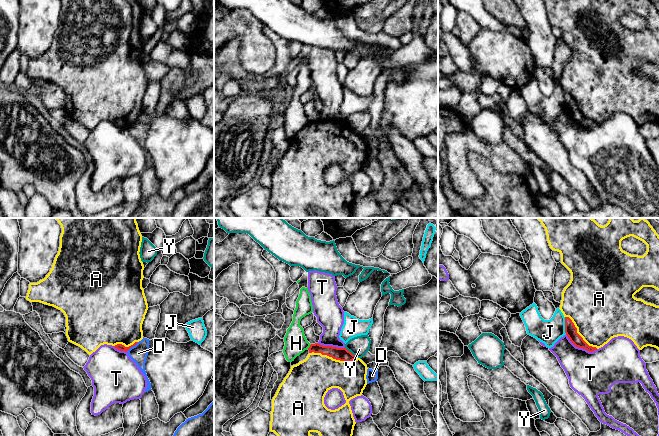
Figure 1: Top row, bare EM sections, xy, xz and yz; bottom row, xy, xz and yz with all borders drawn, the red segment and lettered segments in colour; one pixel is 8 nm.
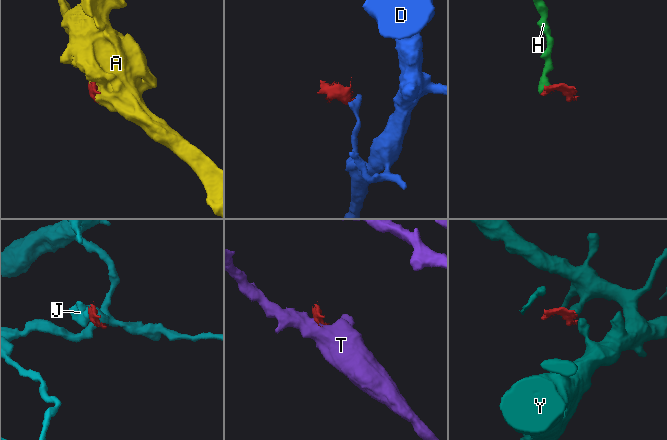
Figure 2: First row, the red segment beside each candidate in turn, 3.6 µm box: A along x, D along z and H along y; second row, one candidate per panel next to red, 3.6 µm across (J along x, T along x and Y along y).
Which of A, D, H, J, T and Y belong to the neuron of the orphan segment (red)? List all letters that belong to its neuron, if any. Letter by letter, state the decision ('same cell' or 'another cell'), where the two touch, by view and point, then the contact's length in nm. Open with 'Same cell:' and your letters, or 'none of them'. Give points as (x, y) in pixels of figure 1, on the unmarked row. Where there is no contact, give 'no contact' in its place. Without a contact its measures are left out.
Same cell: A
A: same cell | xz (333, 134) | 400 nm
D: another cell | xy (132, 122) | 130 nm
H: another cell | xz (310, 122) | 50 nm
J: another cell | yz (565, 102) | 140 nm
T: another cell | yz (581, 123) | 280 nm
Y: another cell | xz (350, 128) | 130 nm

